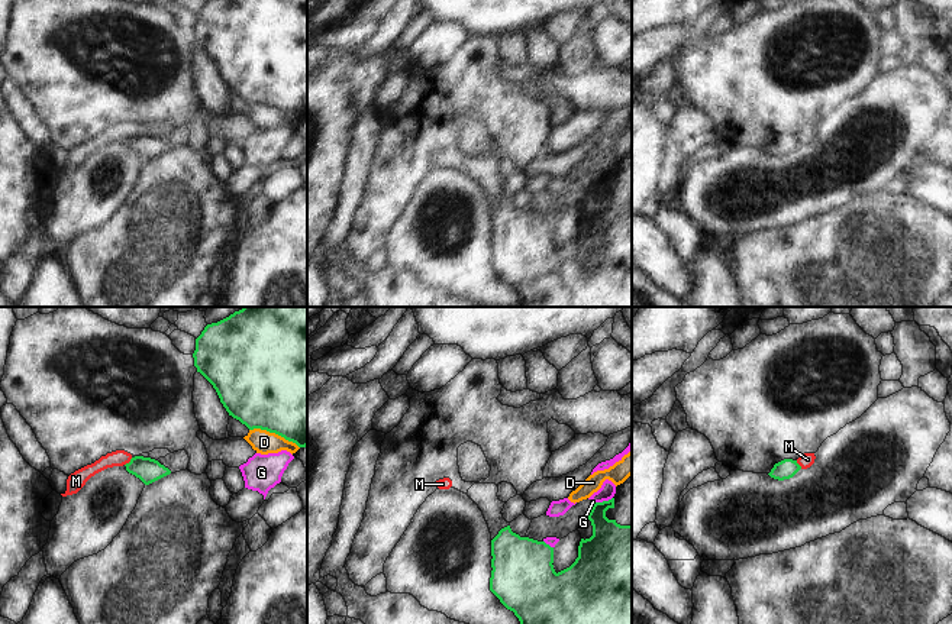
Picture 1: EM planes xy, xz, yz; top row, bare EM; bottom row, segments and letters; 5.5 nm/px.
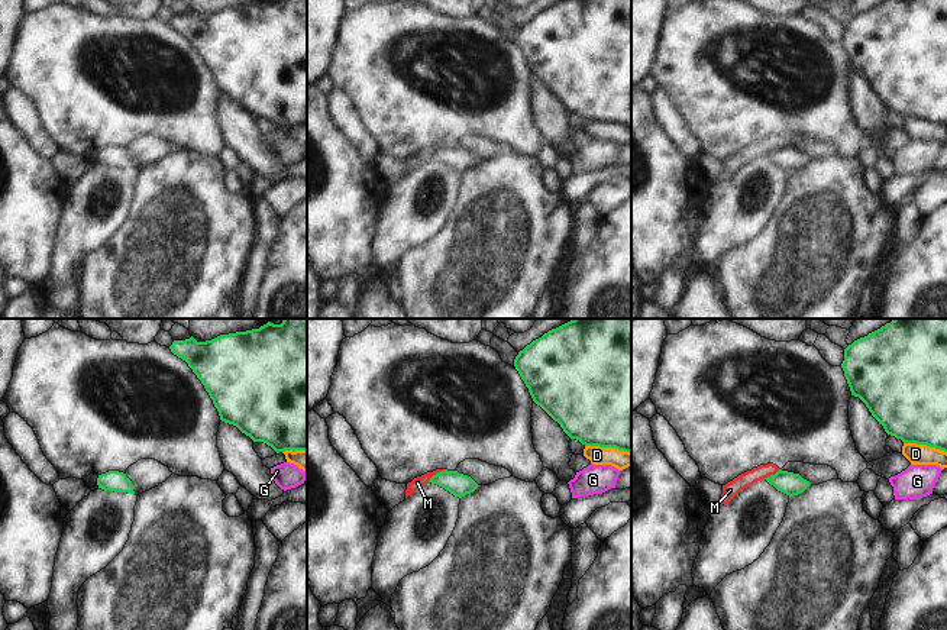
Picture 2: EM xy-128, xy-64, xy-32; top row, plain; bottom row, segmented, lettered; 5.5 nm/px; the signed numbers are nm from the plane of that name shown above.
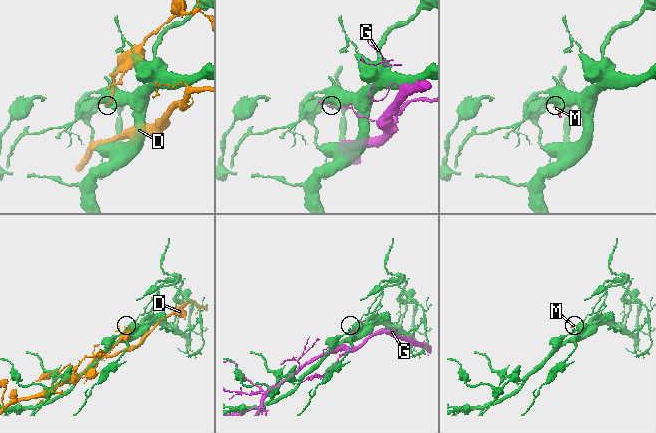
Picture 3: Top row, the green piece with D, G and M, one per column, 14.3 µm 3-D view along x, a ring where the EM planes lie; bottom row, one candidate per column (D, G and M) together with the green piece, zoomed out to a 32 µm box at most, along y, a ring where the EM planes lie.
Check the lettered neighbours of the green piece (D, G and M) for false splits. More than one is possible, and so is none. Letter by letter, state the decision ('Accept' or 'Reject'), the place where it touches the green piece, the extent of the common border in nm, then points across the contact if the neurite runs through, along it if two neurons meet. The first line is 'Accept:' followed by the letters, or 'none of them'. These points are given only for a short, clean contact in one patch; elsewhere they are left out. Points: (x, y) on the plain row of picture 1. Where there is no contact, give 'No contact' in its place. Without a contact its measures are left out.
Accept: none of them
D: Reject. Touches green at xy (274, 107). Shared border 300 nm
G: Reject. Touches green at xz (603, 177). Shared border 120 nm
M: Reject. Touches green at xy (129, 138). Shared border 60 nm. Boundary: xy (132, 133), (125, 141)

